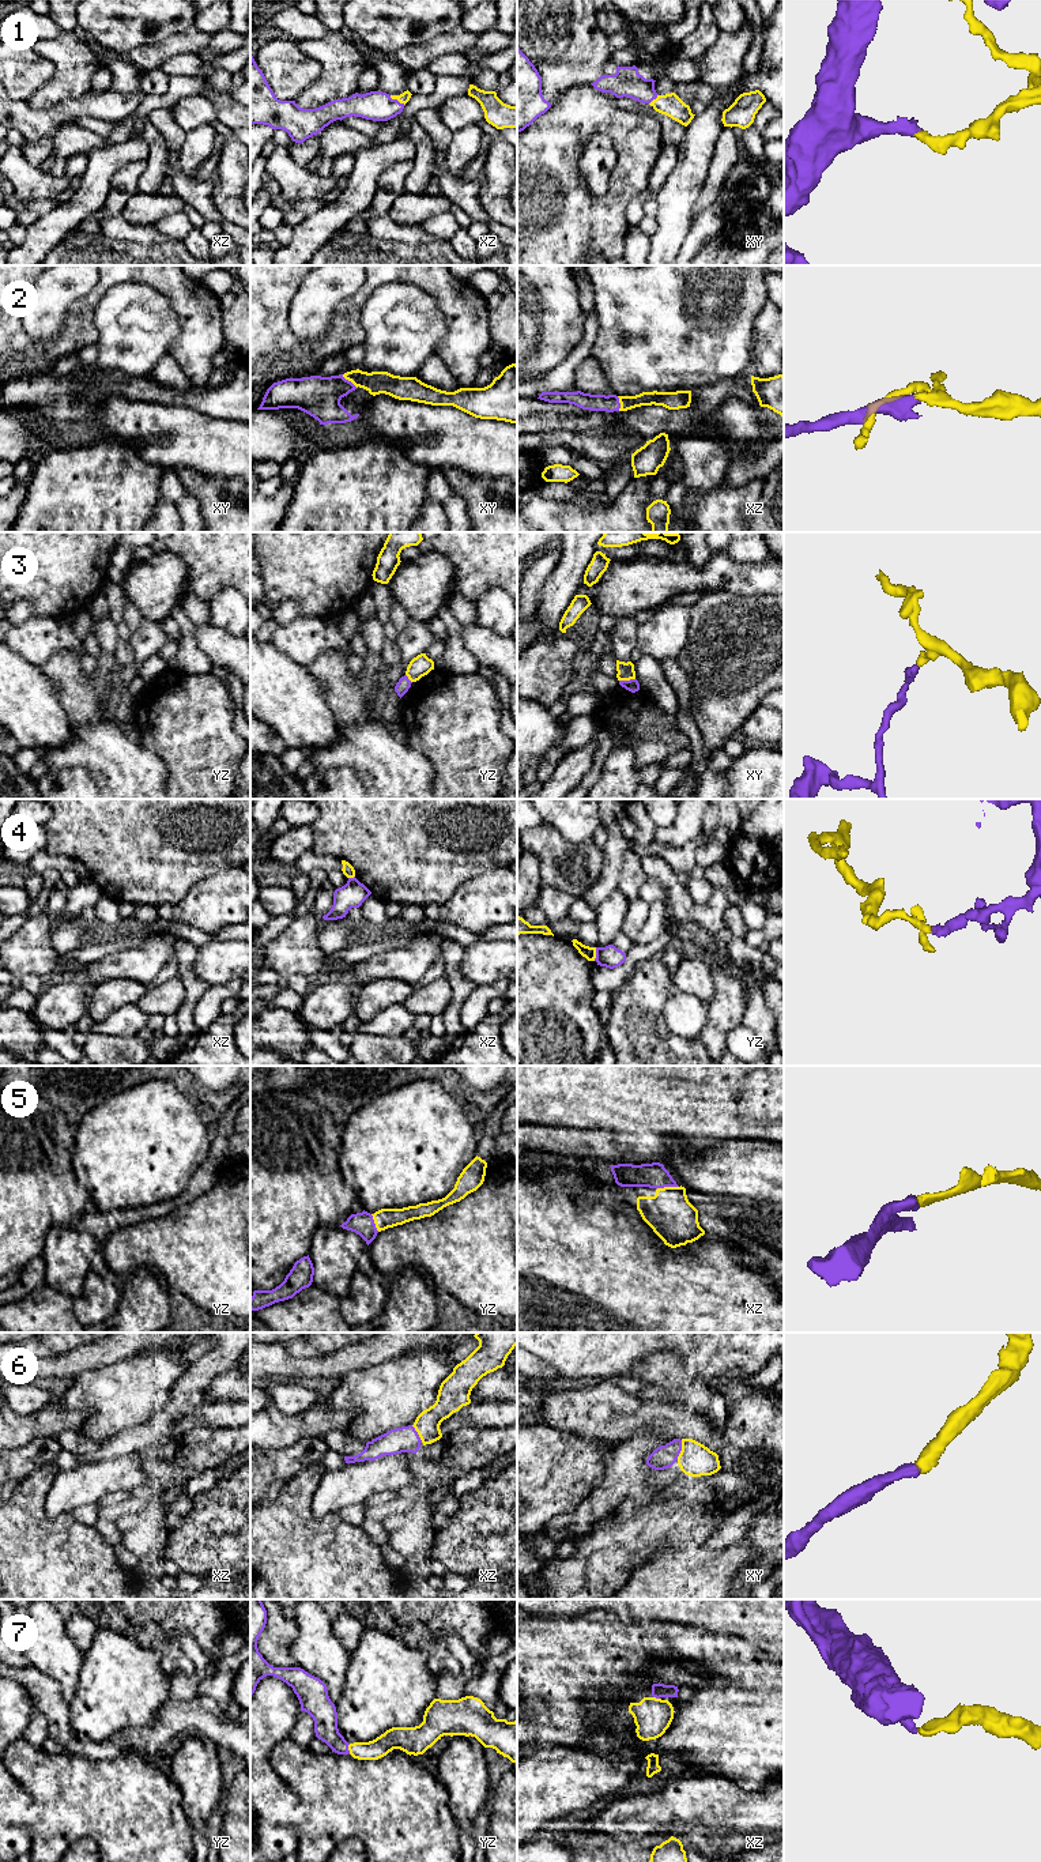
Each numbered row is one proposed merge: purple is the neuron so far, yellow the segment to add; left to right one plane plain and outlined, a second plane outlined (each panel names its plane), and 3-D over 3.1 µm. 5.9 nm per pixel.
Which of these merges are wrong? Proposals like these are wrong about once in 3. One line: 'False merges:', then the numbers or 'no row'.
False merges: 3, 4

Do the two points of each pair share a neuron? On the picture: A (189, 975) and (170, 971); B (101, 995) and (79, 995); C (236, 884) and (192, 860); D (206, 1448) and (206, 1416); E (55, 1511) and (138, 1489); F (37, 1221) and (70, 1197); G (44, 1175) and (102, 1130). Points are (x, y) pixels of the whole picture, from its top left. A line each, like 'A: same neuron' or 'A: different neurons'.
A: different neurons
B: different neurons
C: different neurons
D: different neurons
E: same neuron
F: same neuron
G: different neurons

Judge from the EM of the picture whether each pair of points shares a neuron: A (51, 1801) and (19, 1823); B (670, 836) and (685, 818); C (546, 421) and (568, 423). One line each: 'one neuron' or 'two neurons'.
A: two neurons
B: one neuron
C: one neuron

